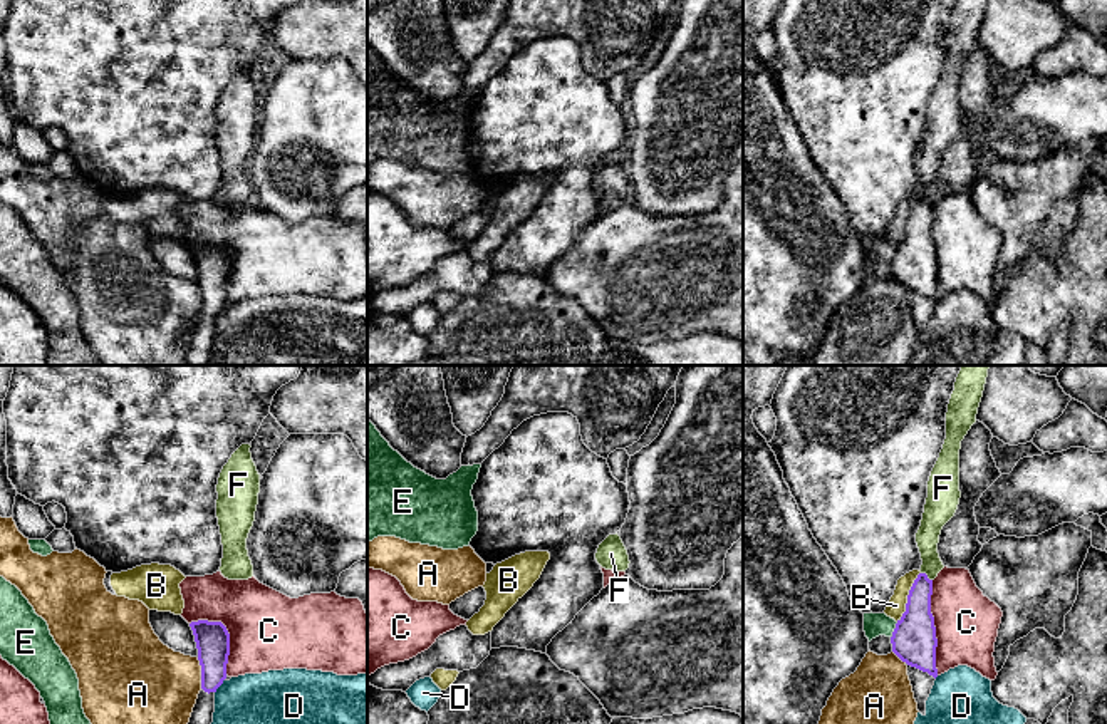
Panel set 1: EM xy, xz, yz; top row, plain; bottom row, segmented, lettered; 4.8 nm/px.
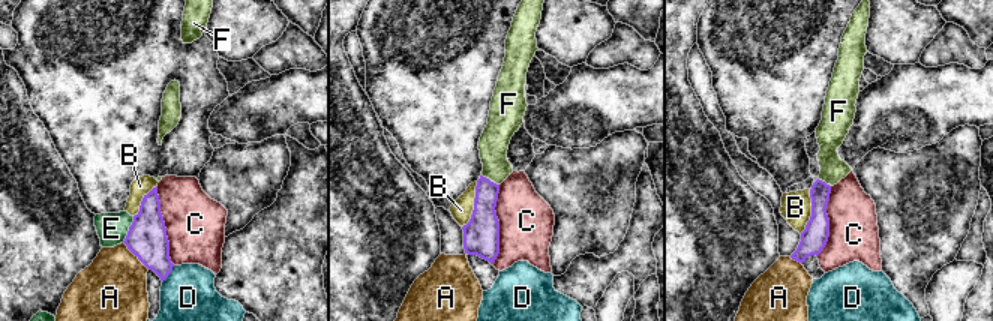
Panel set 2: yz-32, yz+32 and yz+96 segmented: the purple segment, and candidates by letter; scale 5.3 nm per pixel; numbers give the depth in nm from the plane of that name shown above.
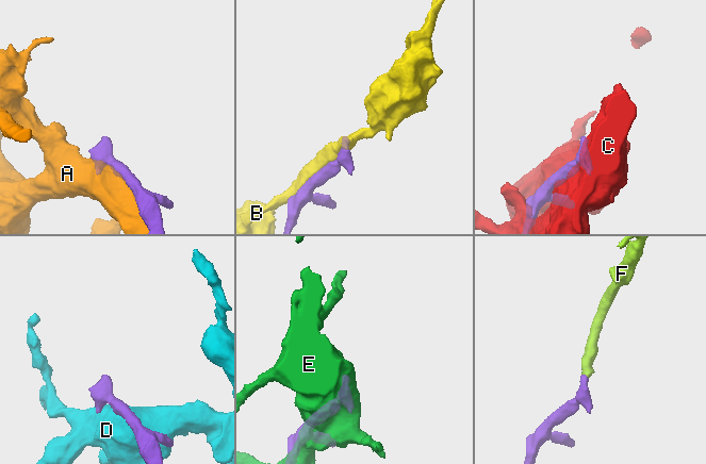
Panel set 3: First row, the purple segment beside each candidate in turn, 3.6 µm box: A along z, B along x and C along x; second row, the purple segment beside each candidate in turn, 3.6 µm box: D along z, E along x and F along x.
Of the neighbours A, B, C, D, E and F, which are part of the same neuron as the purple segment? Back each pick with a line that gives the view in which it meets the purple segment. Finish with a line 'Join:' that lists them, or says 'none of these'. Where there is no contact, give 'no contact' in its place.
F: meets purple in yz
Join: F

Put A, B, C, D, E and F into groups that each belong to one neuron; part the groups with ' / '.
A / B / C / D / E / F

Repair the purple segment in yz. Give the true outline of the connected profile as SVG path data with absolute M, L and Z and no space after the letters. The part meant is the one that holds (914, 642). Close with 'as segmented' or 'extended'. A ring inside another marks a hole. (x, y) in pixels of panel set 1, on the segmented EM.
M961 365L954 382L948 412L946 439L928 481L928 498L916 543L921 553L921 573L914 580L906 612L897 620L891 637L892 652L907 665L928 672L934 679L936 627L931 613L933 580L944 568L938 543L943 526L954 516L959 491L961 441L976 422L990 365Z; extended

